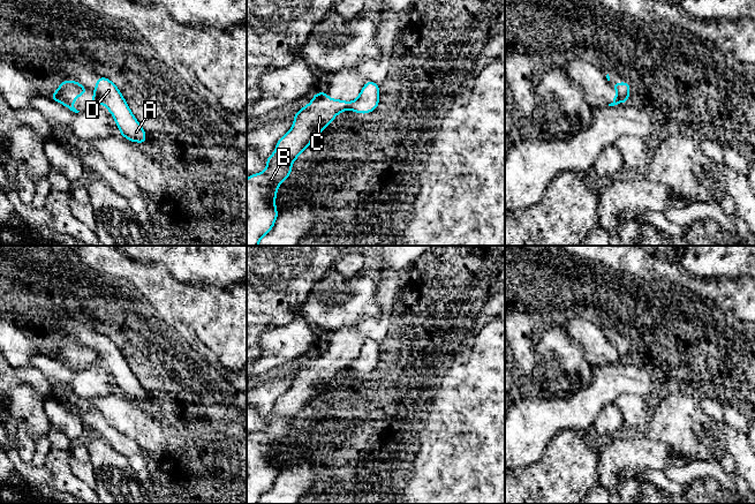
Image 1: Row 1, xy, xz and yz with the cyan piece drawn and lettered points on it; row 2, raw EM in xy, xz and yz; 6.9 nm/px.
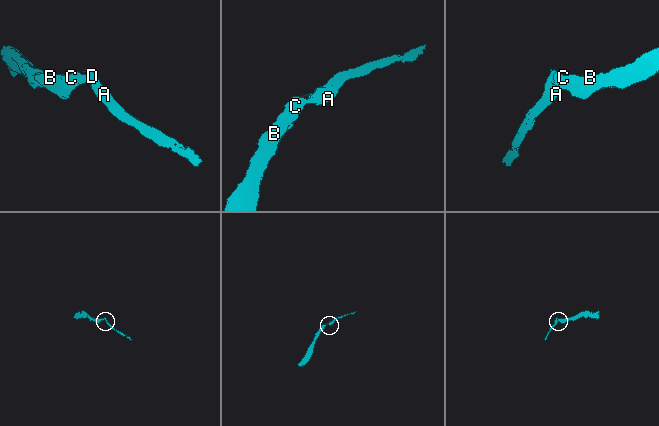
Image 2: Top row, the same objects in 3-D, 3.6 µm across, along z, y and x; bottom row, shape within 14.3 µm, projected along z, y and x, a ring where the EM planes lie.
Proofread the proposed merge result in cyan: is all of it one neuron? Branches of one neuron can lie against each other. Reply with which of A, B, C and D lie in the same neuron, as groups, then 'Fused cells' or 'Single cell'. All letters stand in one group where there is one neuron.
Groups: A D / B C. Fused cells

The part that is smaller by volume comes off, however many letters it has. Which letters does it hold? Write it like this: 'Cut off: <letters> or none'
Cut off: A, D

